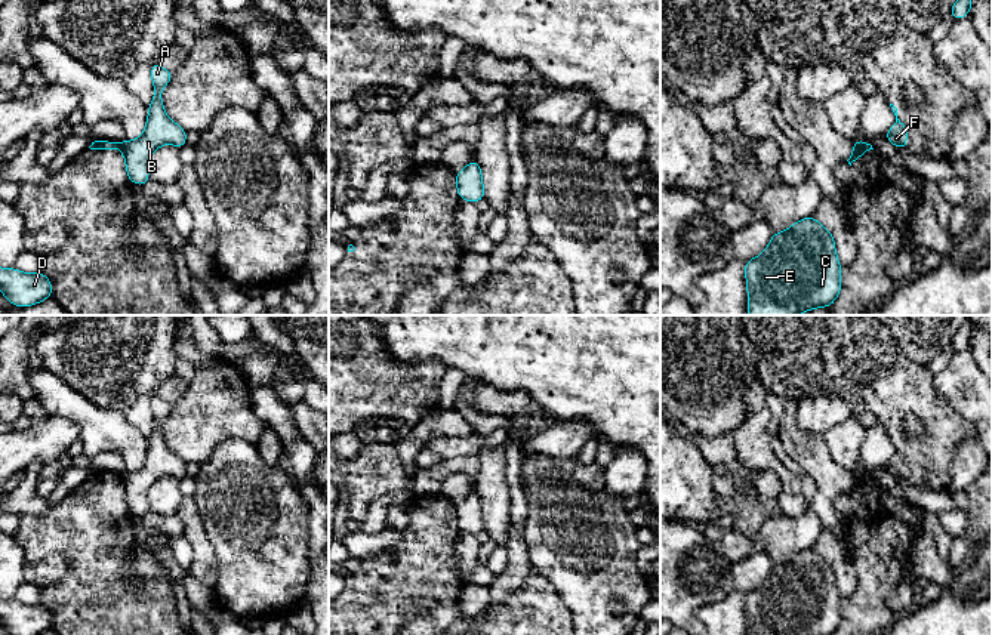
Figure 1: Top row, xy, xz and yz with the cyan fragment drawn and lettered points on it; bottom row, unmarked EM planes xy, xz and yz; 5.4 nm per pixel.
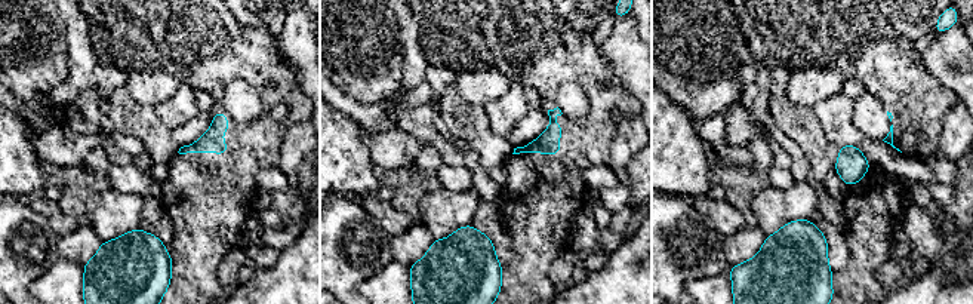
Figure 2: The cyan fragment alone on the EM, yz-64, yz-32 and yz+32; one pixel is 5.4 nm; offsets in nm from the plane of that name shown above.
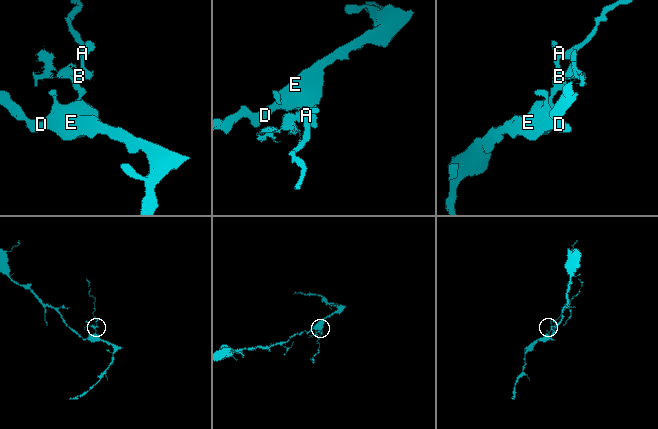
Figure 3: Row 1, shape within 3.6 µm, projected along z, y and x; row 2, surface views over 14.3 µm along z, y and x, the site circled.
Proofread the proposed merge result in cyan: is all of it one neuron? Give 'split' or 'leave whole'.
split

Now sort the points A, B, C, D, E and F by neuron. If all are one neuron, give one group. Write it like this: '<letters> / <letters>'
A B C D E / F

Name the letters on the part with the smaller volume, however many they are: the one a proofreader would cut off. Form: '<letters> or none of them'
F

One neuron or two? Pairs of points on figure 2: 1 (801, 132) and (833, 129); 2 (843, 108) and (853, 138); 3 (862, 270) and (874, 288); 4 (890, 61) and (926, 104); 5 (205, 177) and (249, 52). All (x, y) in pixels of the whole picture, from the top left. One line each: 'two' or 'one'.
1: two
2: one
3: one
4: one
5: one

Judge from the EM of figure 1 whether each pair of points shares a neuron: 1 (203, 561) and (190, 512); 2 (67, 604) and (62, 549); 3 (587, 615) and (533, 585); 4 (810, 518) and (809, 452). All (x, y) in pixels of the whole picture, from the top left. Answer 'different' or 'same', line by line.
1: same
2: same
3: different
4: different

